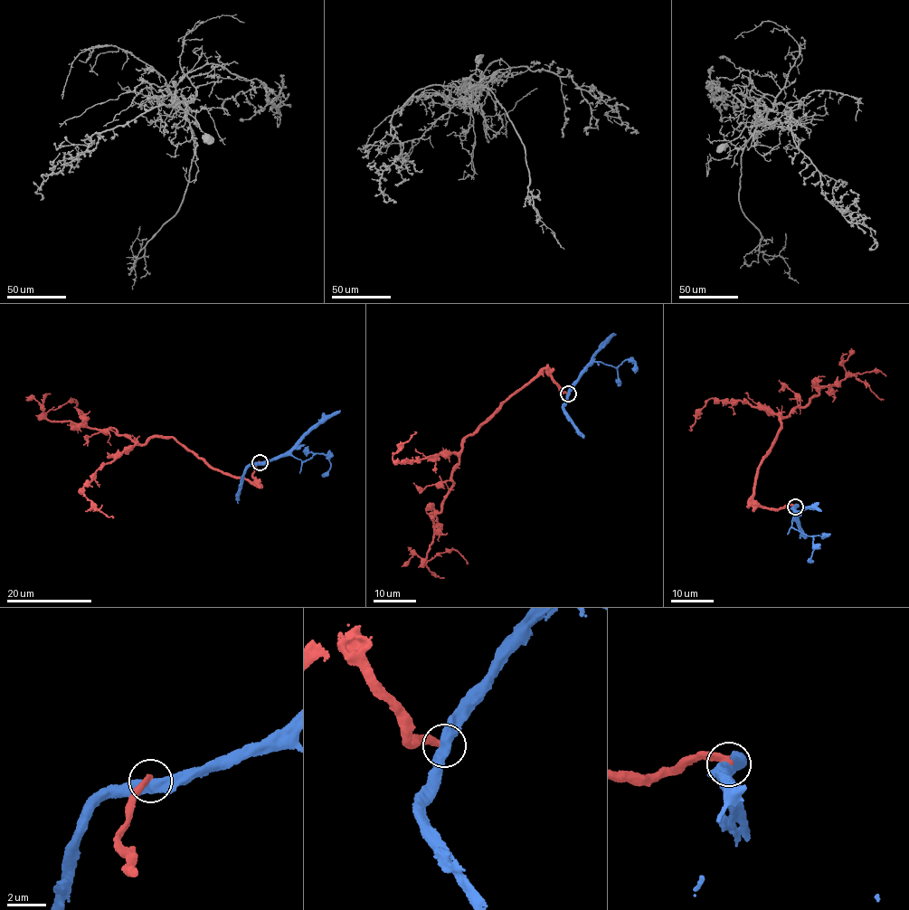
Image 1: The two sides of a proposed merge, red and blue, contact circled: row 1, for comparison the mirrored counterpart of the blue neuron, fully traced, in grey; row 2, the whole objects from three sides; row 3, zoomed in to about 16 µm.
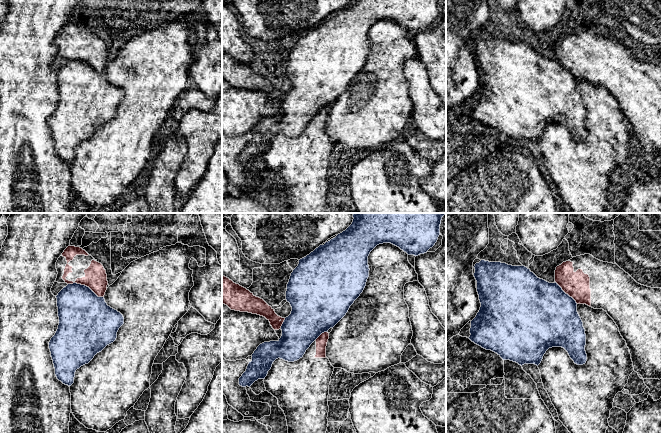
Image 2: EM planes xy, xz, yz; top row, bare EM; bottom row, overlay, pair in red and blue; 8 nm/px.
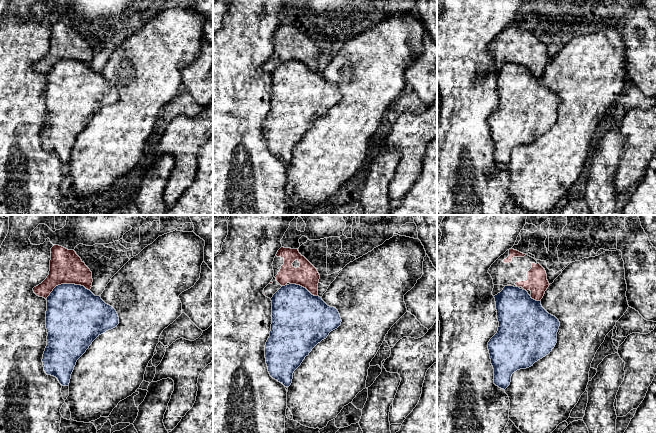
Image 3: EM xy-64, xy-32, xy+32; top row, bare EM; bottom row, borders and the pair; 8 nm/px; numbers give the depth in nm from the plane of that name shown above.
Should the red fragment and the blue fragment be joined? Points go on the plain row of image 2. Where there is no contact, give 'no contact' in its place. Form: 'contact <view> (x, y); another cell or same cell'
contact xy (86, 61); another cell

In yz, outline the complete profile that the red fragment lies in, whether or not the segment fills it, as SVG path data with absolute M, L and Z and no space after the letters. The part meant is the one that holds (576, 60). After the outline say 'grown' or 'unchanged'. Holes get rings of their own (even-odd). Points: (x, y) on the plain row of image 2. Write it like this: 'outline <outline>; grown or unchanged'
outline M590 30L557 42L555 58L577 80L606 87L626 117L634 147L643 155L661 155L661 64L641 61L617 40L600 37Z; grown

